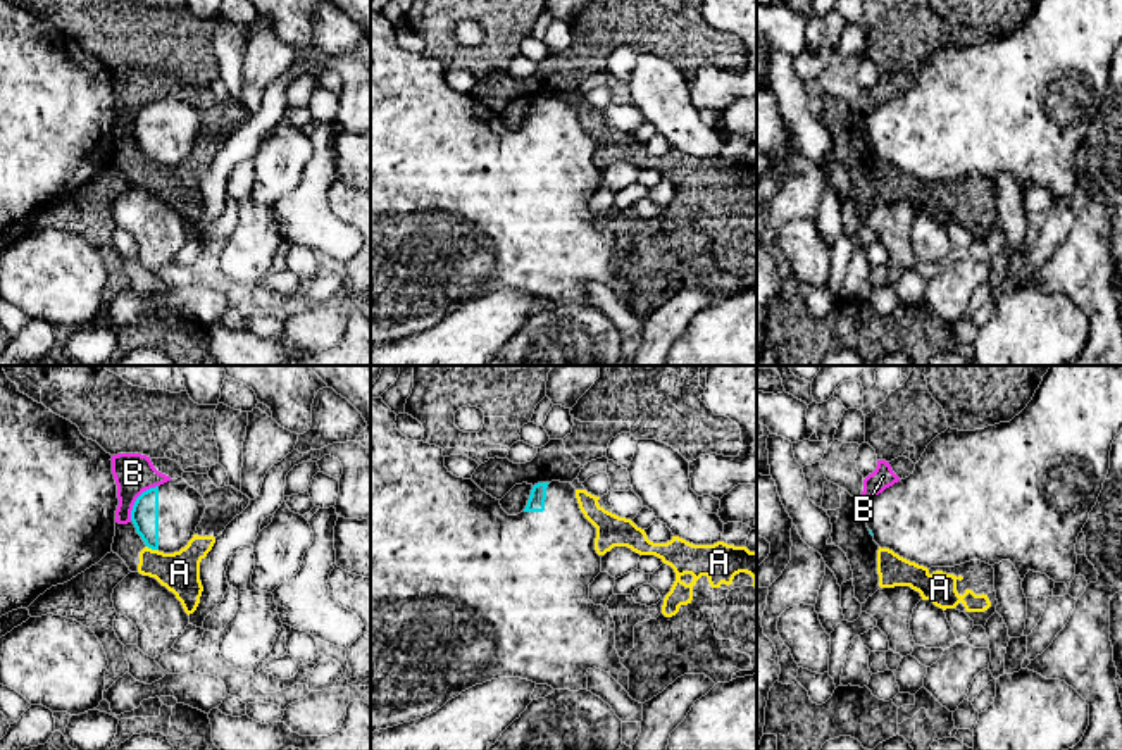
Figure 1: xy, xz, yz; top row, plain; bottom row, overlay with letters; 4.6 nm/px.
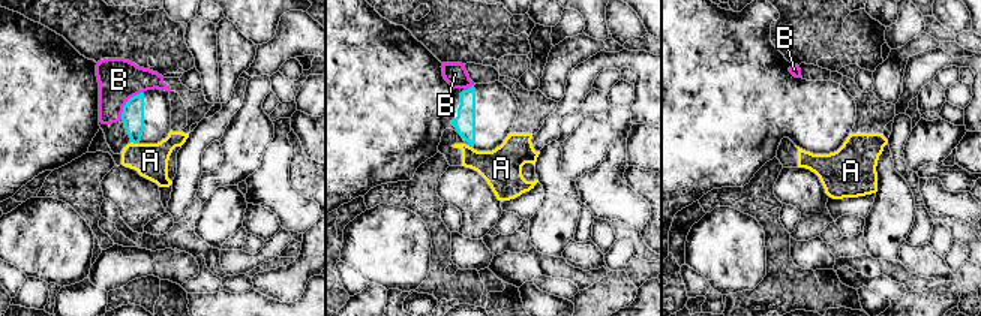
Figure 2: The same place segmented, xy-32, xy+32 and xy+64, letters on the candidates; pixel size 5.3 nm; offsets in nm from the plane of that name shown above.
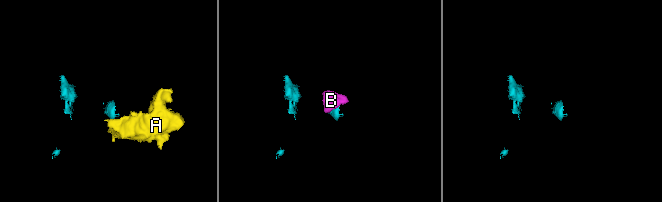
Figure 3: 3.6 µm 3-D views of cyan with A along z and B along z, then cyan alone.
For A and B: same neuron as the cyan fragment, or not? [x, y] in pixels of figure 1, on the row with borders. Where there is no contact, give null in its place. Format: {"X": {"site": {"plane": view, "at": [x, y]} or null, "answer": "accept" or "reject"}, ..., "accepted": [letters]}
{"A": {"site": {"plane": "xy", "at": [152, 549]}, "answer": "reject"}, "B": {"site": {"plane": "xy", "at": [137, 499]}, "answer": "reject"}, "accepted": []}

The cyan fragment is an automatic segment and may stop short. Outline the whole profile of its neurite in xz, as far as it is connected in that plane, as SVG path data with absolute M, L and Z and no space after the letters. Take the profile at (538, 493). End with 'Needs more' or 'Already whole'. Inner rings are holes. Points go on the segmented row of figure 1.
M371 398L371 733L426 717L462 691L498 678L520 678L553 690L588 690L586 672L593 667L608 672L626 691L629 671L615 650L615 622L608 607L589 600L589 584L602 572L602 557L595 550L596 528L584 517L570 483L538 483L526 509L508 516L500 500L483 491L472 479L453 476L445 467L443 448L412 441L396 429L396 414Z. Needs more

